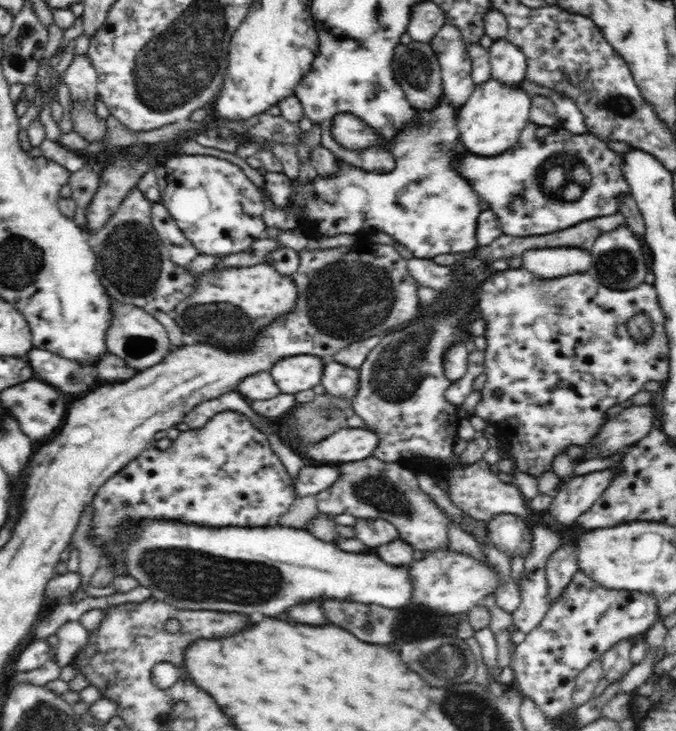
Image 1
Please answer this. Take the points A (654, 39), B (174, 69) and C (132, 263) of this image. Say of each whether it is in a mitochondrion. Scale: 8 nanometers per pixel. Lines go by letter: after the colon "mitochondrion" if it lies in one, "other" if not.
A: other
B: mitochondrion
C: mitochondrion

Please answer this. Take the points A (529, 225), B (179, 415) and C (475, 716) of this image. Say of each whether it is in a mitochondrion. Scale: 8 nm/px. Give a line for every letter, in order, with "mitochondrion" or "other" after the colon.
A: other
B: other
C: mitochondrion

